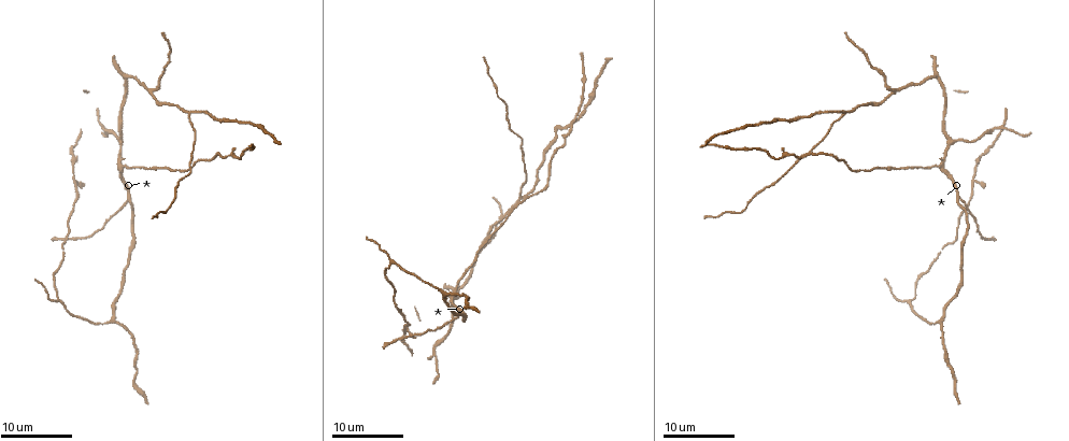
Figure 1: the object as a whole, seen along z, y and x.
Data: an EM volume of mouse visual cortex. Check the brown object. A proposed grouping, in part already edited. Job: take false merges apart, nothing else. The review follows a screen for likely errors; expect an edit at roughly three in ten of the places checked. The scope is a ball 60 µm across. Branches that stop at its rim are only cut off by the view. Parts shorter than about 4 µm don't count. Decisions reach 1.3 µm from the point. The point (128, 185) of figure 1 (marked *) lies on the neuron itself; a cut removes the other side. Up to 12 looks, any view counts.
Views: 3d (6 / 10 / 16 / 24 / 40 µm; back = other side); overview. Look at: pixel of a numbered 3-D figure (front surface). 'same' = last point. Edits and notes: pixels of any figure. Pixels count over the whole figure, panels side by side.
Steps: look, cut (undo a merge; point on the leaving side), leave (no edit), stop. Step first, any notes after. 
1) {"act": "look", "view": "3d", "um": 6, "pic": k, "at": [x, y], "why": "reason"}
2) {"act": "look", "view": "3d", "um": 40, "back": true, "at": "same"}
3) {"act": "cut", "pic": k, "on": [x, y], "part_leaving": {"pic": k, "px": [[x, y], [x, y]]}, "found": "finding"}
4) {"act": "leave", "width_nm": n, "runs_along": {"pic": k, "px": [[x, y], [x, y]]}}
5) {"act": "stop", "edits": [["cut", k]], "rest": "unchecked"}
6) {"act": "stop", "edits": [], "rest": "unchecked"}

{"act": "look", "view": "3d", "um": 24, "pic": 1, "at": [153, 93], "why": "side arm on a straight run"}

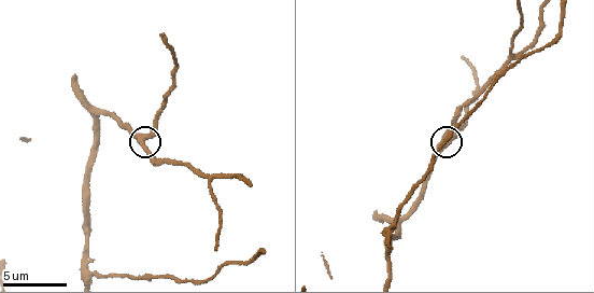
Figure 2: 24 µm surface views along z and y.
{"act": "look", "view": "3d", "um": 10, "pic": 2, "at": [143, 140]}

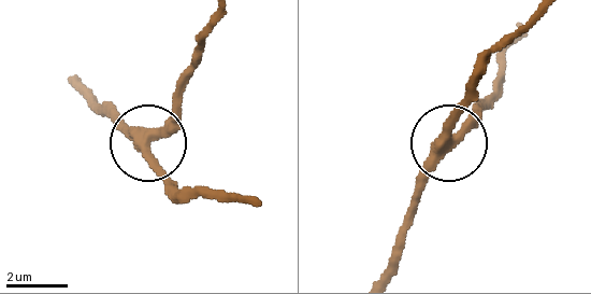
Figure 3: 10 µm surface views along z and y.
{"act": "leave", "width_nm": 350, "found": "one neuron here"}

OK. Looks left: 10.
{"act": "look", "view": "3d", "um": 10, "pic": 2, "at": [86, 225]}

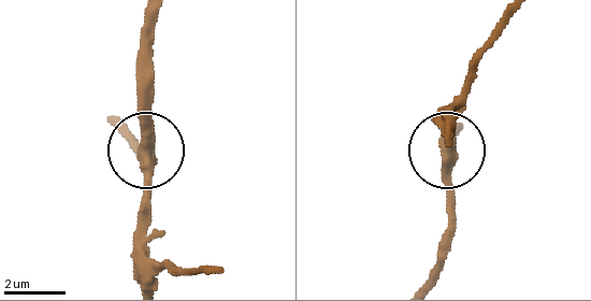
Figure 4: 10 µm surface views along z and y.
{"act": "leave", "side_arm_um": 13, "found": "one neuron here"}

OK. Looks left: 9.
{"act": "look", "view": "3d", "um": 6, "pic": 2, "at": [514, 57], "why": "three-way junction"}

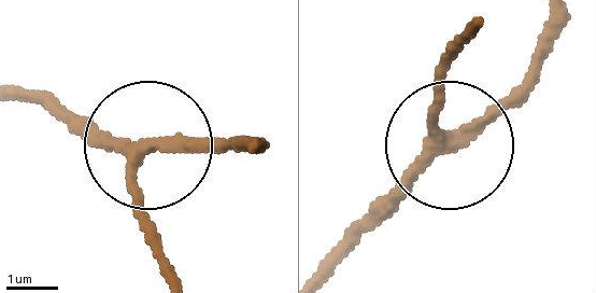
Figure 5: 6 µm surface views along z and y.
{"act": "leave", "width_nm": 240, "found": "all the same neuron"}

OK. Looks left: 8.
{"act": "look", "view": "3d", "um": 16, "pic": 2, "at": [92, 272]}

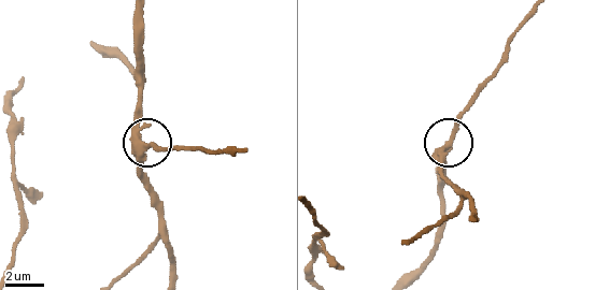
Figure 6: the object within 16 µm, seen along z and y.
{"act": "look", "view": "3d", "um": 16, "back": true, "pic": 6, "at": [448, 144]}

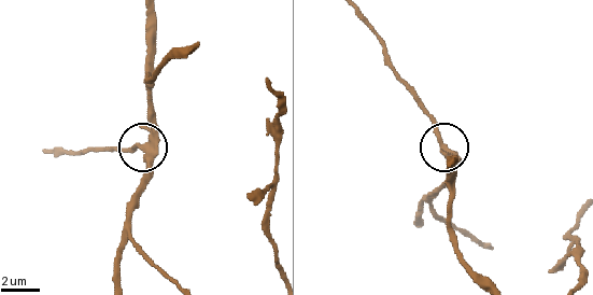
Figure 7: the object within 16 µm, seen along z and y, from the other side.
{"act": "leave", "width_nm": 330, "runs_along": {"pic": 7, "px": [[130, 197], [147, 174], [147, 151], [133, 145], [108, 151]]}, "found": "continuous, no second neuron"}

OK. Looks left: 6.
{"act": "look", "view": "3d", "um": 24, "pic": 1, "at": [445, 294], "why": "three-way junction"}

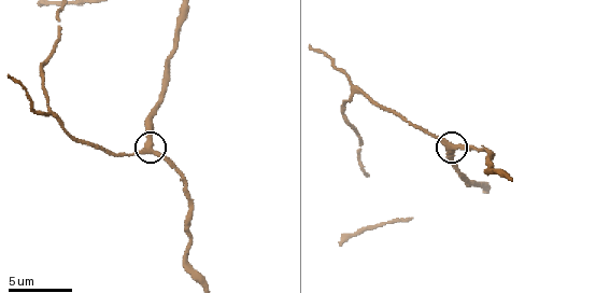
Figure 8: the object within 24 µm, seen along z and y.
{"act": "look", "view": "3d", "um": 6, "pic": 8, "at": [152, 151]}

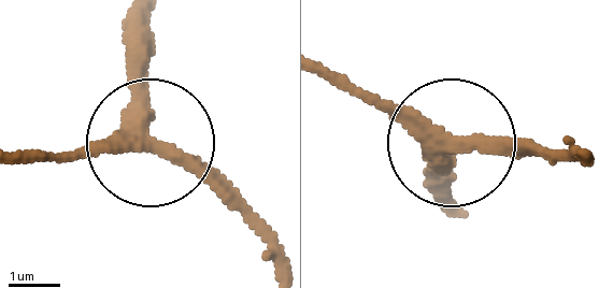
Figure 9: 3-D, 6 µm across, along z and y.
{"act": "leave", "runs_along": {"pic": 9, "px": [[456, 213], [456, 153], [551, 149]]}, "found": "one neuron here"}

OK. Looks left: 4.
{"act": "look", "view": "3d", "um": 16, "pic": 1, "at": [959, 200], "why": "two arms in line, one across"}

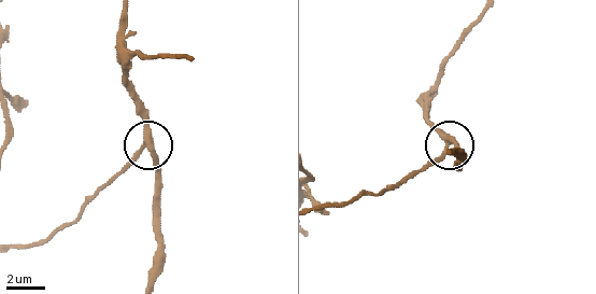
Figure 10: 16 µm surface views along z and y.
{"act": "look", "view": "3d", "um": 10, "pic": 10, "at": [449, 142]}

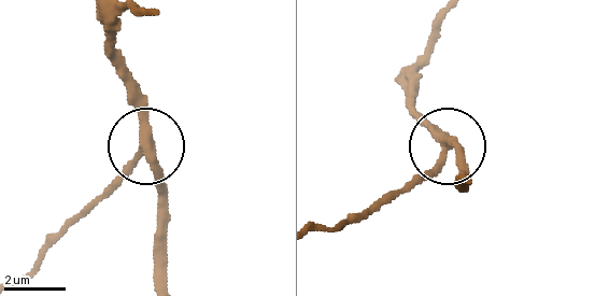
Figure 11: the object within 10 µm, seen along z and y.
{"act": "leave", "width_nm": 270, "runs_along": {"pic": 11, "px": [[141, 93], [143, 149], [97, 195]]}, "found": "all the same neuron"}

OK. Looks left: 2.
{"act": "stop", "edits": [], "rest": "unchecked"}

